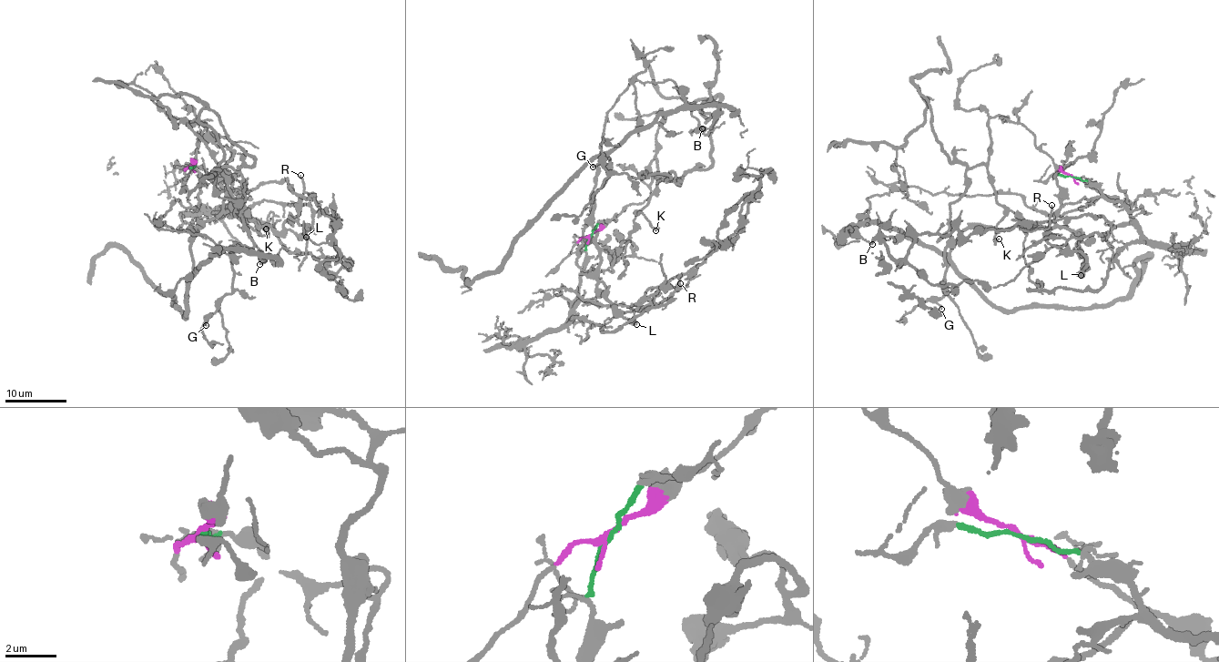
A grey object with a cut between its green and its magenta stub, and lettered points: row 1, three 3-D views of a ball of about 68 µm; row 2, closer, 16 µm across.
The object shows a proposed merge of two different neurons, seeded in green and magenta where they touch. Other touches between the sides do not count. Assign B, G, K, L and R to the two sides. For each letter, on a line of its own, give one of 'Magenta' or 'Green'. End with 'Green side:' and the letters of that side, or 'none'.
B: Green
G: Magenta
K: Magenta
L: Green
R: Green
Green side: B, L, R

